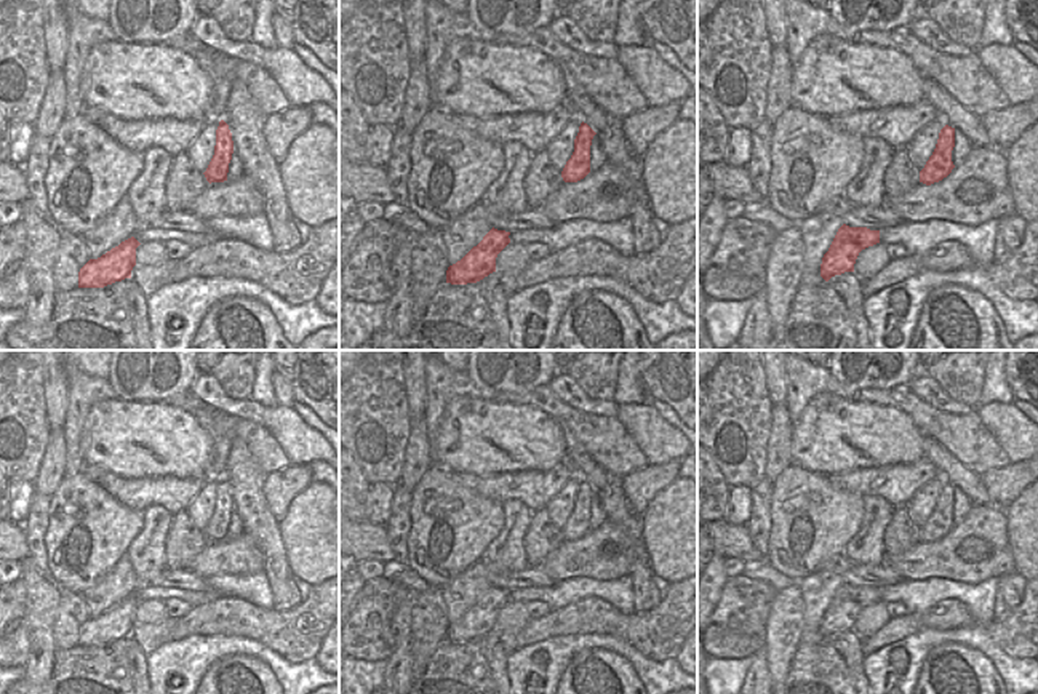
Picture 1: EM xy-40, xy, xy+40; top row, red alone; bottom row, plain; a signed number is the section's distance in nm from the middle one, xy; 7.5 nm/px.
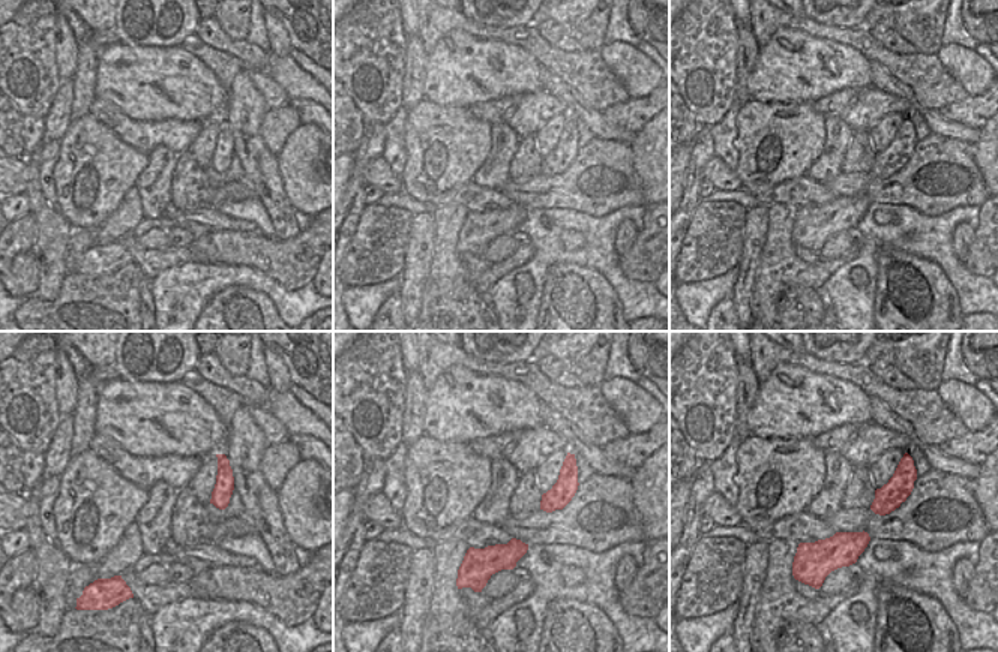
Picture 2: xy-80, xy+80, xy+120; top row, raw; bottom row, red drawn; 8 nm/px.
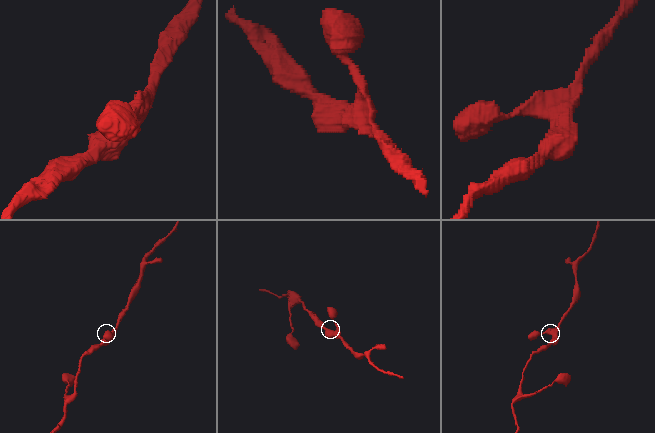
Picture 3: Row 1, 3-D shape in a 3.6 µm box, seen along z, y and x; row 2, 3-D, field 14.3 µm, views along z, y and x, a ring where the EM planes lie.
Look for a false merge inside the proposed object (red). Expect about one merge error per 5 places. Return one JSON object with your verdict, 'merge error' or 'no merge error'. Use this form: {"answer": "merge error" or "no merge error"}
{"answer": "no merge error"}

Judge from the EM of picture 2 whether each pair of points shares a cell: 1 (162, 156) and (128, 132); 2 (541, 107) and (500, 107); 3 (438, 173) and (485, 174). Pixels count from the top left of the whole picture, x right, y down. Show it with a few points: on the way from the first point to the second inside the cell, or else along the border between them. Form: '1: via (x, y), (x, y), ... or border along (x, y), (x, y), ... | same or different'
1: border along (176, 153), (164, 146), (158, 146), (149, 155) | different
2: via (530, 110), (511, 110) | same
3: border along (489, 143), (486, 159), (471, 179) | different

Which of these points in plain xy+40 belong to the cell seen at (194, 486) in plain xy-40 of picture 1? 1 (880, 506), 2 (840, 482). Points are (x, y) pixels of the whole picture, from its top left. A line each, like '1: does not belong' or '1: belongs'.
1: does not belong
2: belongs

